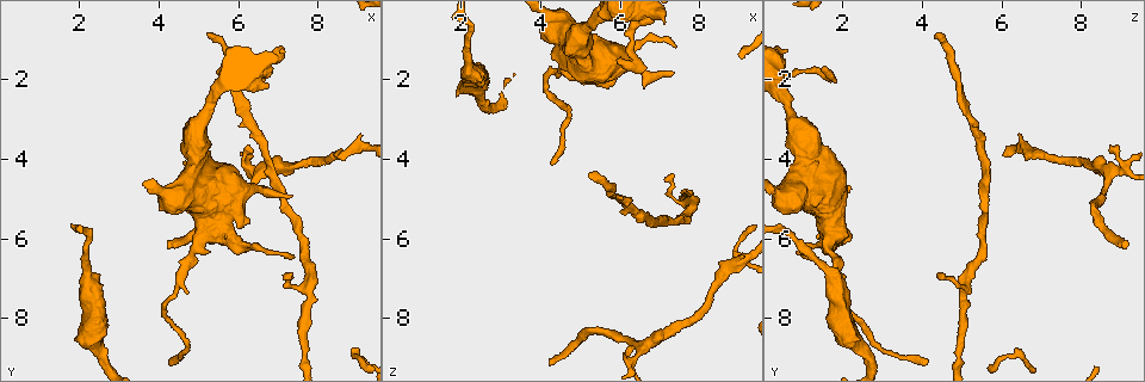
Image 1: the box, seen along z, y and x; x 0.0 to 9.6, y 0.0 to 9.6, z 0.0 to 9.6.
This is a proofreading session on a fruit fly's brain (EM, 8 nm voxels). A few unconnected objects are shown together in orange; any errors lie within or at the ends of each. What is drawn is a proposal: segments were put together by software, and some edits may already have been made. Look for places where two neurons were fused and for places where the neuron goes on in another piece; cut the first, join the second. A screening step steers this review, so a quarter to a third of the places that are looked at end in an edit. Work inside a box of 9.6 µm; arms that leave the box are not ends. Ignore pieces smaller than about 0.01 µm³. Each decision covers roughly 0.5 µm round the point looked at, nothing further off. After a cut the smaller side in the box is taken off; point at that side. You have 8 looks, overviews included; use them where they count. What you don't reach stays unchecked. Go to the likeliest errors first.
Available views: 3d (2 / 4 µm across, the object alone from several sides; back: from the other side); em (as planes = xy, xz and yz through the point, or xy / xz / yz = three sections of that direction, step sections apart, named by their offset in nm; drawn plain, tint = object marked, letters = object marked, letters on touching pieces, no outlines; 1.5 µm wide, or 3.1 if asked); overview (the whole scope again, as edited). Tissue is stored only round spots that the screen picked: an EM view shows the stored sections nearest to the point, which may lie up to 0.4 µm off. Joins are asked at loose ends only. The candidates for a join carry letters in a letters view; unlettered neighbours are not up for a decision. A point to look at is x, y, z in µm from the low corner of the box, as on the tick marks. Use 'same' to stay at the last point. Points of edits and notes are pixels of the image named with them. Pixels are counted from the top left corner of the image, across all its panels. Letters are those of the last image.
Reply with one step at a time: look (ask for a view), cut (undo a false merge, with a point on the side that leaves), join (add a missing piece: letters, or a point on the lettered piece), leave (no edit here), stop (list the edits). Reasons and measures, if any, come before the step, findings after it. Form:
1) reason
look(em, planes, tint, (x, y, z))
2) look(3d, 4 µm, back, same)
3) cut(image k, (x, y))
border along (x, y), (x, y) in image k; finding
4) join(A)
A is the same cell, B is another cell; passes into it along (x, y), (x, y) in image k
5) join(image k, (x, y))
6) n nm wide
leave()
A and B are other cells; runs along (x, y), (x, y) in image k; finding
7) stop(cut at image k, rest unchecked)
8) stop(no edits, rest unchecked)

thin end
look(em, xy, step 8, tint, (6.35, 3.80, 8.70))

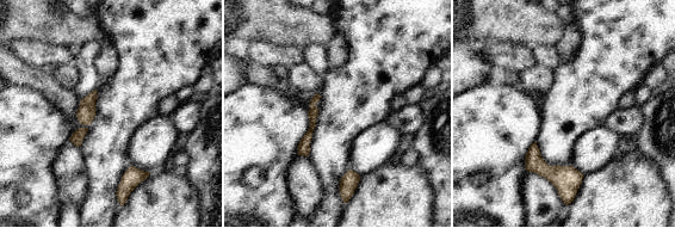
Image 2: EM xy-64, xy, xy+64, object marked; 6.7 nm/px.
cut it another way
look(em, planes, tint, same)

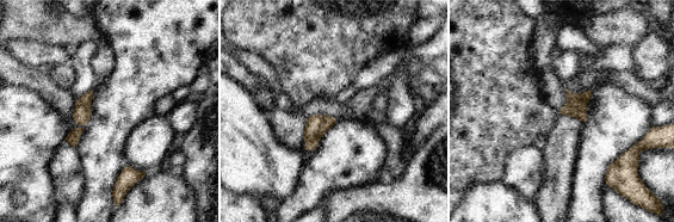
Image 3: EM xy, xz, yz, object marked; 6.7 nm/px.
see the neighbours
look(em, planes, letters, same)

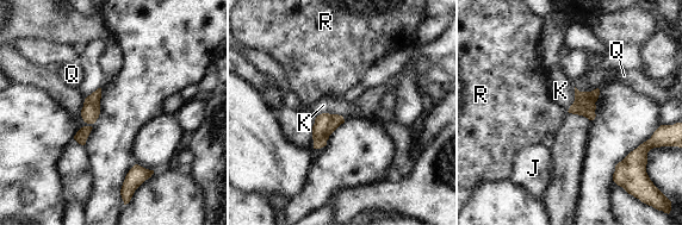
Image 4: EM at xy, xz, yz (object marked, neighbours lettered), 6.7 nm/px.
140 nm wide
leave()
J, K, Q and R are other cells; runs along (98, 93), (81, 141) in image 4; none of them fits

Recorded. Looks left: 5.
abrupt turn
look(em, planes, letters, (8.85, 8.90, 6.35))

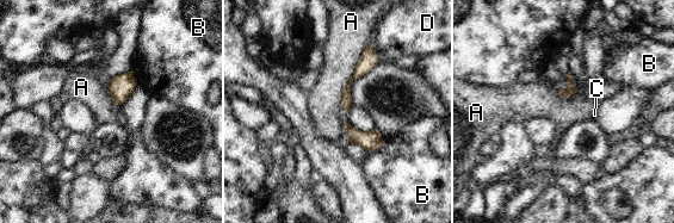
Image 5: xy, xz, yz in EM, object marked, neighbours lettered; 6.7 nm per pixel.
A touches over 500 nm
leave()
A, B, C and D are other cells; all the same neuron

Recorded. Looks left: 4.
sudden change in width
look(3d, 4 µm, (5.25, 2.75, 0.55))

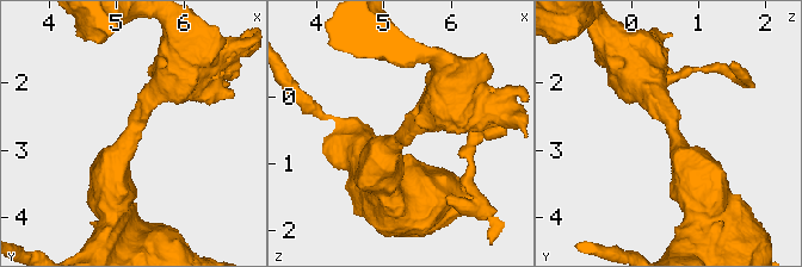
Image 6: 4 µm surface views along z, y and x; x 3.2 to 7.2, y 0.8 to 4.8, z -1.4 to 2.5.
arms of 340, 600 nm
look(em, planes, plain, (5.25, 2.70, 0.65))

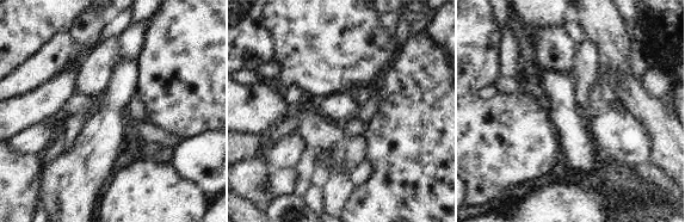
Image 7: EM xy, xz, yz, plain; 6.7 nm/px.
see the neighbours
look(em, planes, letters, same)

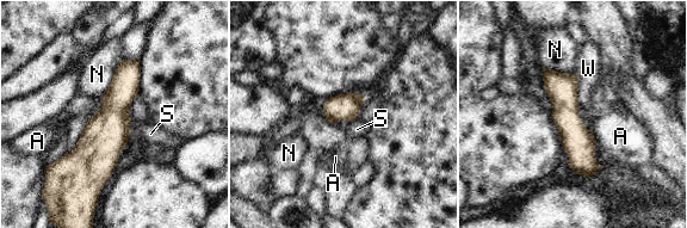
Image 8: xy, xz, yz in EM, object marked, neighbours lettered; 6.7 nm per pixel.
180 nm wide
leave()
A, N, S and W are other cells; border along (131, 122), (130, 135) in image 8; one neuron here

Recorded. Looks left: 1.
stop(no edits, rest unchecked)

